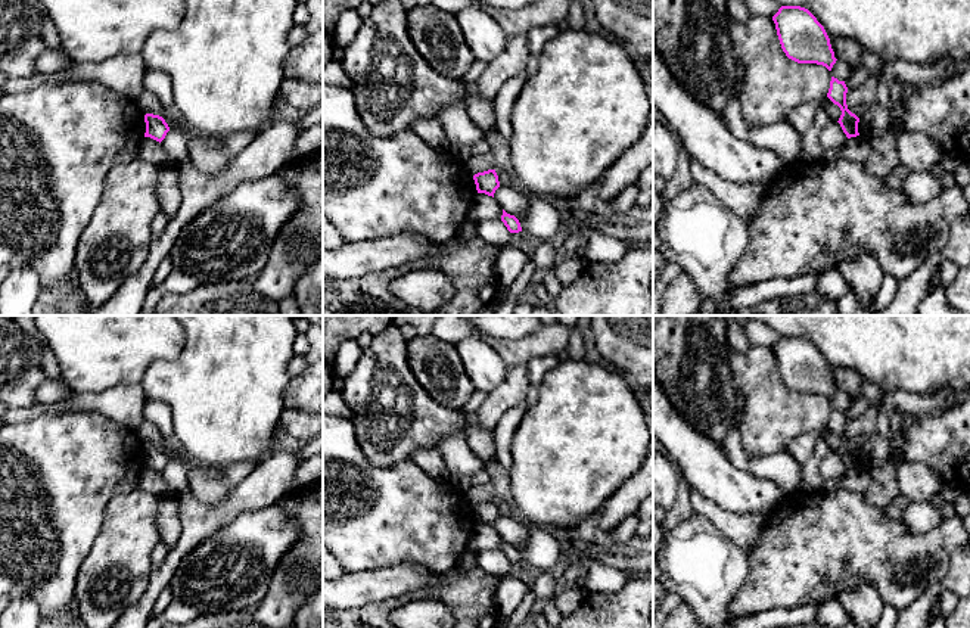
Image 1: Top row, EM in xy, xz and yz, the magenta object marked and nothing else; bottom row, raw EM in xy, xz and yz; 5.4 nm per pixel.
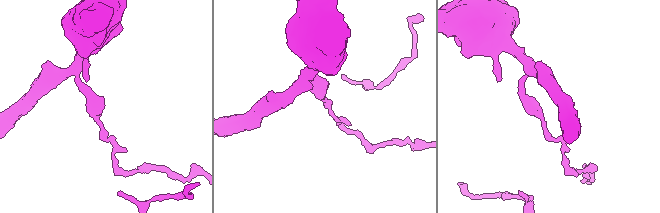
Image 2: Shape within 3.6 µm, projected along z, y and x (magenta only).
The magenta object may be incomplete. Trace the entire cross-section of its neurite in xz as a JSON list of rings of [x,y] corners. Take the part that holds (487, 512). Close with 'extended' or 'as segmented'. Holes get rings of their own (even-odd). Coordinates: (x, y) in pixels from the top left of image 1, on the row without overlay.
[[[488,500],[473,506],[478,523],[485,523],[494,528],[495,520],[500,517],[495,500]]]; as segmented

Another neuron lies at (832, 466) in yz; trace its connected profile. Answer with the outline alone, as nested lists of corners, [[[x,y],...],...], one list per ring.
[[[836,451],[828,453],[820,464],[820,473],[824,479],[842,481],[846,470],[846,464]]]

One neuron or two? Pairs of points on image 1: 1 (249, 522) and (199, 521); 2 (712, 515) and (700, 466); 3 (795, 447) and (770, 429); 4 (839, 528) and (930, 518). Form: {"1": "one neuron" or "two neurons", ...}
{"1": "two neurons", "2": "two neurons", "3": "two neurons", "4": "two neurons"}

